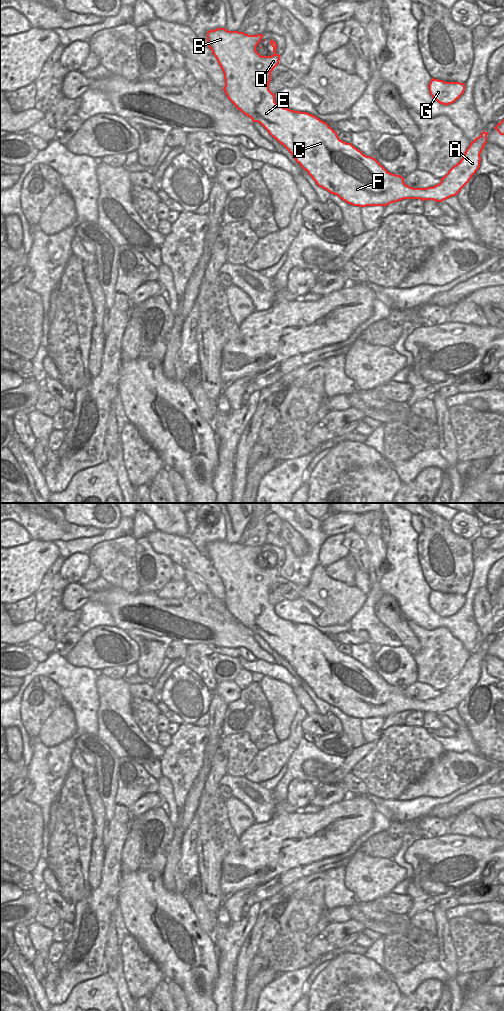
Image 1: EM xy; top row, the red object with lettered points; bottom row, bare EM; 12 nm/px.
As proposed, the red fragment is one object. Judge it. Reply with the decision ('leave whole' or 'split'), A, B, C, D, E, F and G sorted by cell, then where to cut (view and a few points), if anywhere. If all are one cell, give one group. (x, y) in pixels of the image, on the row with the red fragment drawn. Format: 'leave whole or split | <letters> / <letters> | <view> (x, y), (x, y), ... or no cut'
leave whole | A B C D E F G | no cut

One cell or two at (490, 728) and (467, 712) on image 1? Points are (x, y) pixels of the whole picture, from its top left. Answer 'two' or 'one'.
one

